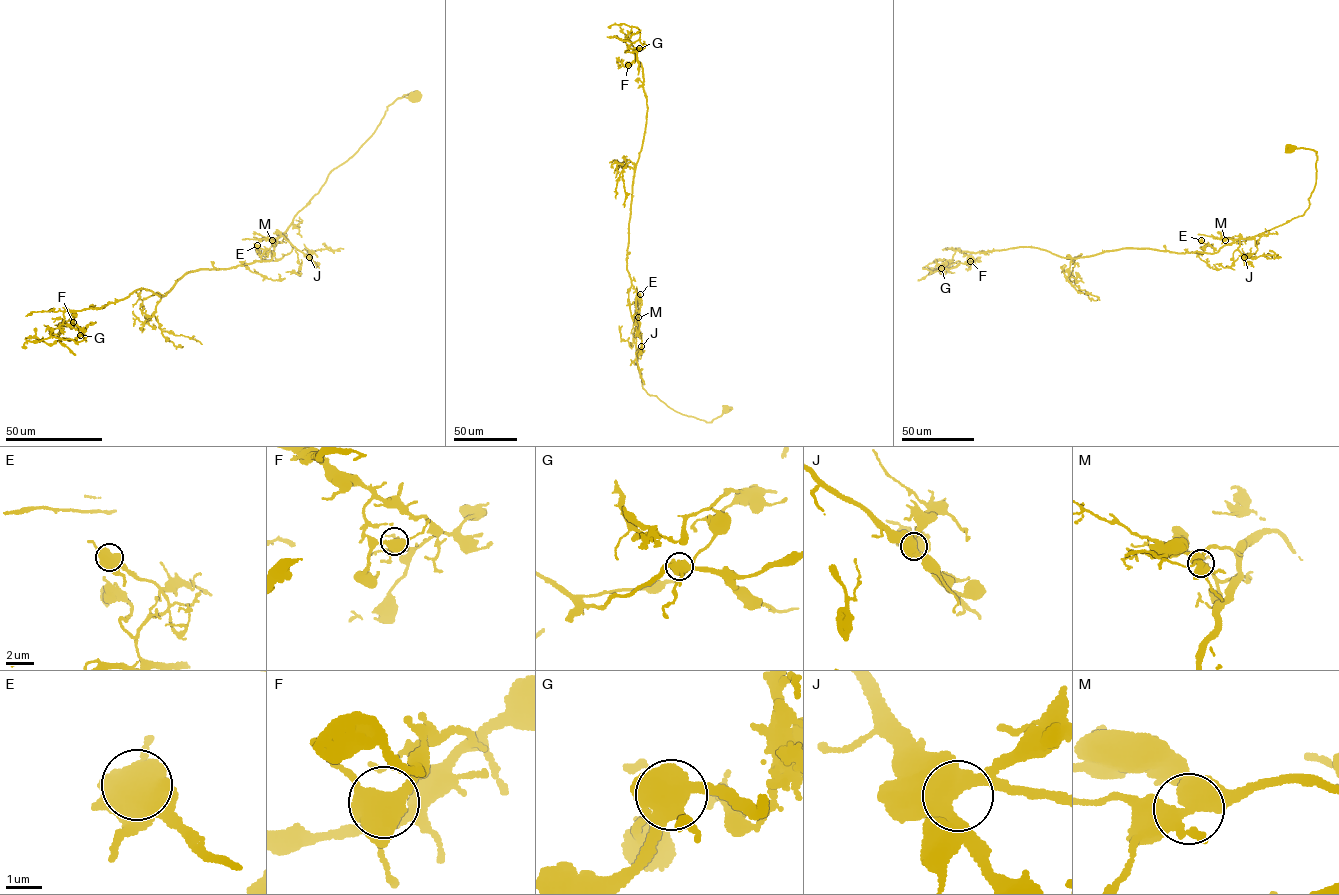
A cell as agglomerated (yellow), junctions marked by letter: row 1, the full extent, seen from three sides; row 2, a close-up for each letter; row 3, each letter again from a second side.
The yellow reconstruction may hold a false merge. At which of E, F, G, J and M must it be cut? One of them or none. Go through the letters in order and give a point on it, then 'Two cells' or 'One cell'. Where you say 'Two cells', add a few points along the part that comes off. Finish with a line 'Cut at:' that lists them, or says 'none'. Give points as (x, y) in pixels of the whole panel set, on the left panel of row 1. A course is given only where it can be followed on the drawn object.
E: Place: (257, 245). One cell
F: Place: (73, 322). One cell
G: Place: (80, 335). Two cells. Course of the part to remove: (81, 334), (86, 335), (80, 341), (50, 336), (39, 341), (26, 341), (22, 346)
J: Place: (309, 257). One cell
M: Place: (272, 240). One cell
Cut at: G

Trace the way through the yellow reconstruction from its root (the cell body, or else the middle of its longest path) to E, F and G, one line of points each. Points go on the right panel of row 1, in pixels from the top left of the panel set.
E: (1291, 149), (1310, 148), (1317, 156), (1314, 187), (1302, 215), (1214, 253), (1204, 252), (1201, 240)
F: (1291, 149), (1317, 152), (1305, 212), (1214, 253), (1127, 247), (1075, 258), (1019, 246), (962, 251), (970, 261)
G: (1291, 149), (1317, 152), (1305, 212), (1214, 253), (1127, 247), (1075, 258), (1019, 246), (956, 250), (942, 268)

